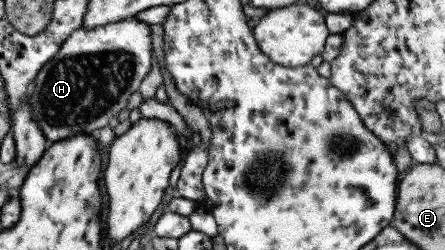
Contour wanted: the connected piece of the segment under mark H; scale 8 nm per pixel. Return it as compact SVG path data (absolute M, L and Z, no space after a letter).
M135 18L99 26L93 30L79 28L61 43L55 56L39 69L34 83L29 89L28 105L31 119L49 143L74 134L96 134L97 130L107 125L110 118L119 110L125 109L129 96L134 94L149 72L152 44L149 26Z

